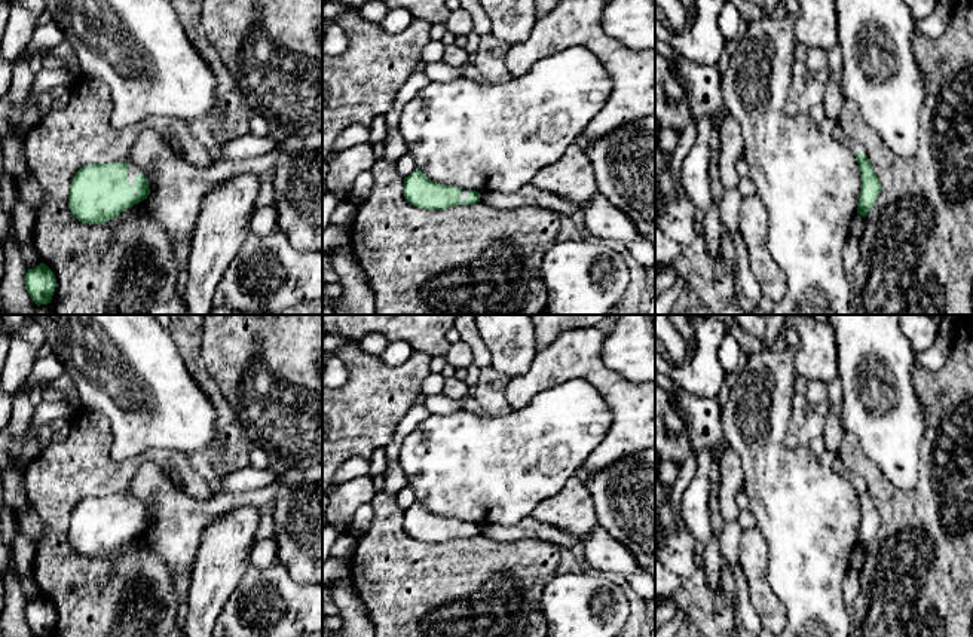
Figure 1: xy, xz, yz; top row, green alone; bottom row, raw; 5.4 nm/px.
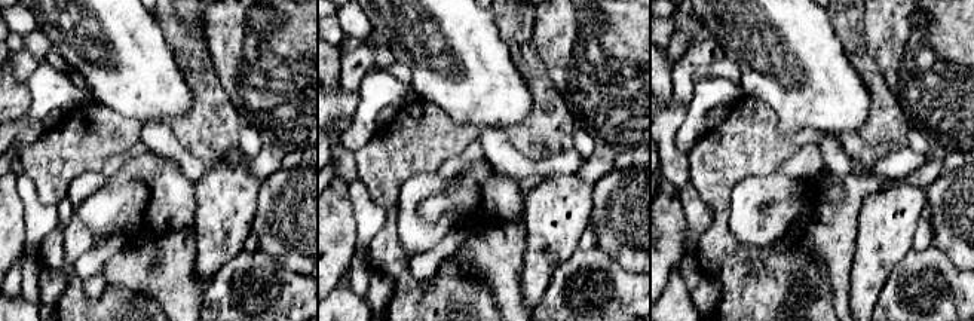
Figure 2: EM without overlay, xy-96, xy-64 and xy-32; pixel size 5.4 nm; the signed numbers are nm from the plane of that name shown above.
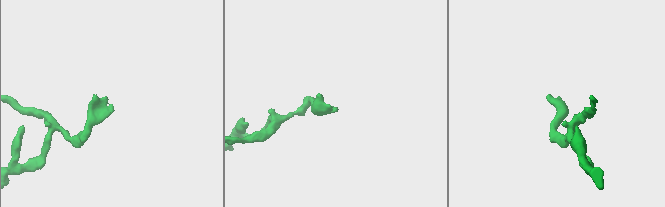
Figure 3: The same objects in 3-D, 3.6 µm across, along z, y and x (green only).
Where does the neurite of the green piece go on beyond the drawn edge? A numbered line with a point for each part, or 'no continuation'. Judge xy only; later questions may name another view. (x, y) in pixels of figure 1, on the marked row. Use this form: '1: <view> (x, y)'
1: xy (271, 48)

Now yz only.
1: yz (828, 126)

